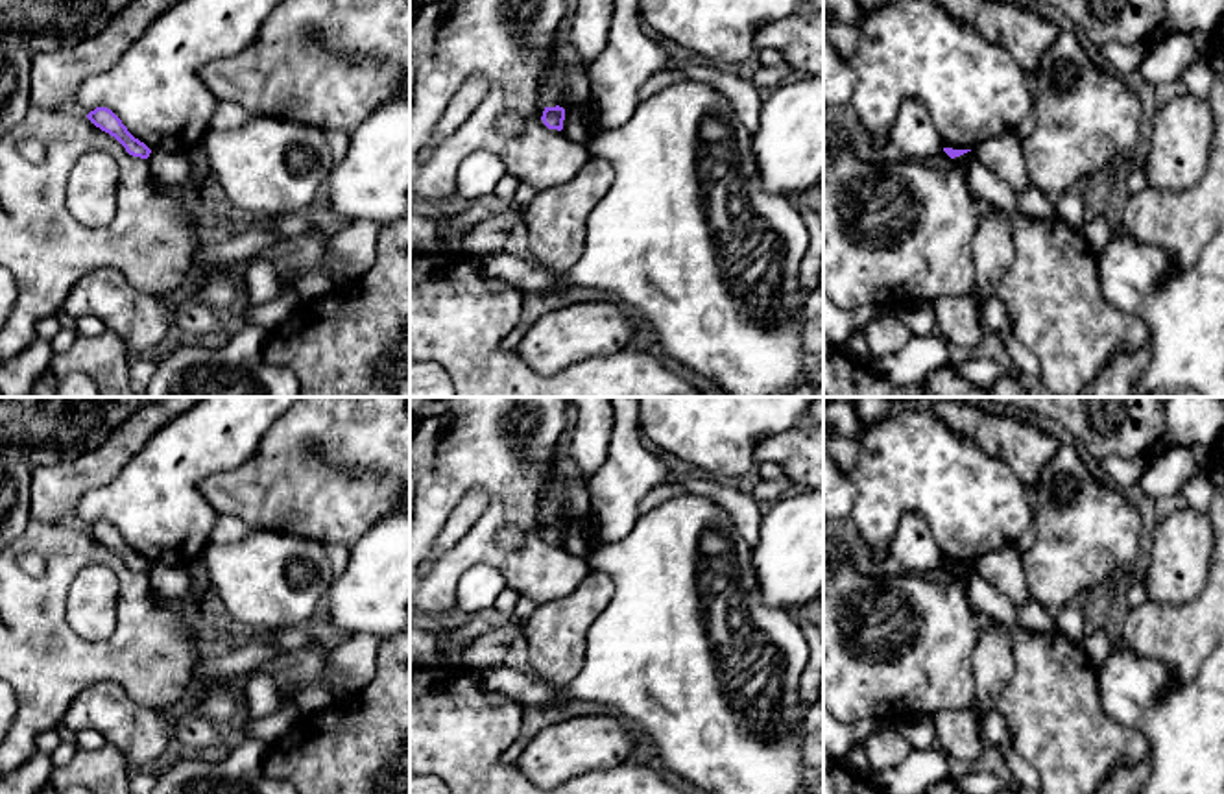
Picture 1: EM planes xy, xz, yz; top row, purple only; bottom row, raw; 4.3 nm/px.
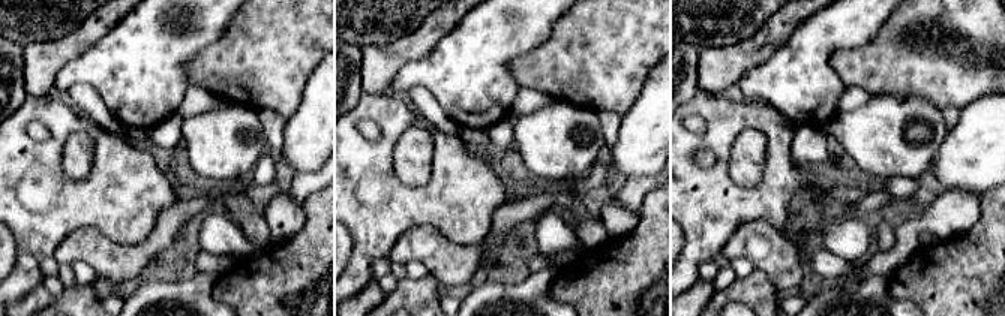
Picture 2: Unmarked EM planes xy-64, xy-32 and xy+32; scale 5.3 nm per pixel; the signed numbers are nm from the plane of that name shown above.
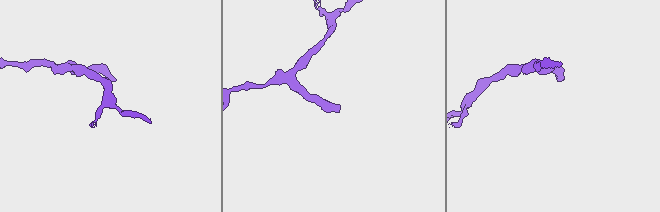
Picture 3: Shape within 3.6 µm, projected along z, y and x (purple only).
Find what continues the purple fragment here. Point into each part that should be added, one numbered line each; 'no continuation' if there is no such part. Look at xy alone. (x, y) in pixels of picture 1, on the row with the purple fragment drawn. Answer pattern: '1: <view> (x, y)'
no continuation

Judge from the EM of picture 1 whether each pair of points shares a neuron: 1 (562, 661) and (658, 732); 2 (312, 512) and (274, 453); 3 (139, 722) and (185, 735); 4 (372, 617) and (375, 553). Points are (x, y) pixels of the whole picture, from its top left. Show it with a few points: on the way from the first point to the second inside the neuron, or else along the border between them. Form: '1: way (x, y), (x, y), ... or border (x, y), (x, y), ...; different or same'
1: border (589, 632), (584, 665), (569, 685), (571, 697); different
2: way (312, 497), (312, 492), (288, 468); same
3: border (180, 711), (170, 739); different
4: way (375, 601), (375, 569); same

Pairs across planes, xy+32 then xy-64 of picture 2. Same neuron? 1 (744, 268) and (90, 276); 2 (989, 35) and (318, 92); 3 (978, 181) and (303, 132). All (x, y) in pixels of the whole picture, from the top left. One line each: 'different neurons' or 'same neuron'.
1: same neuron
2: different neurons
3: same neuron

